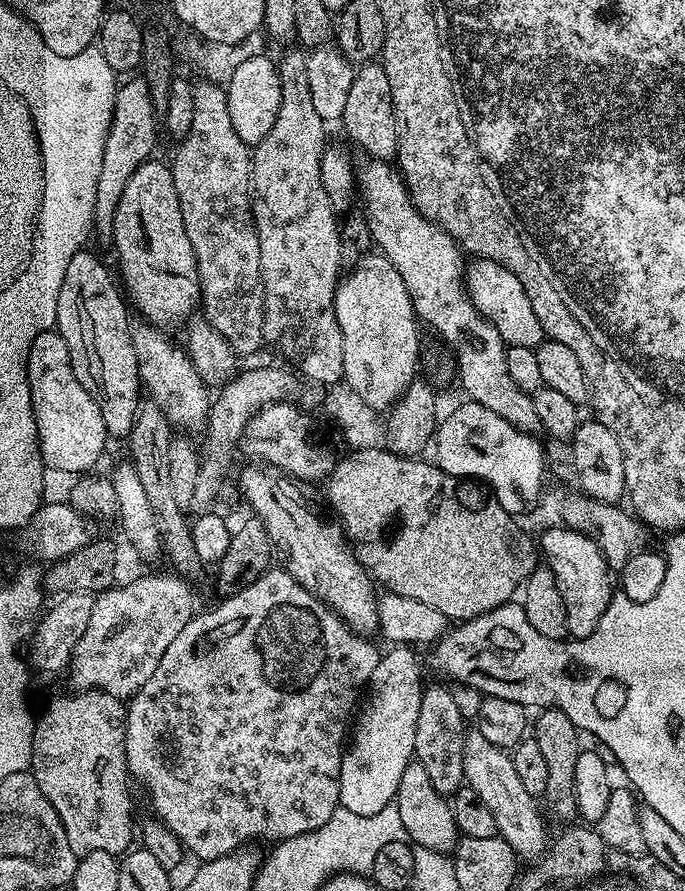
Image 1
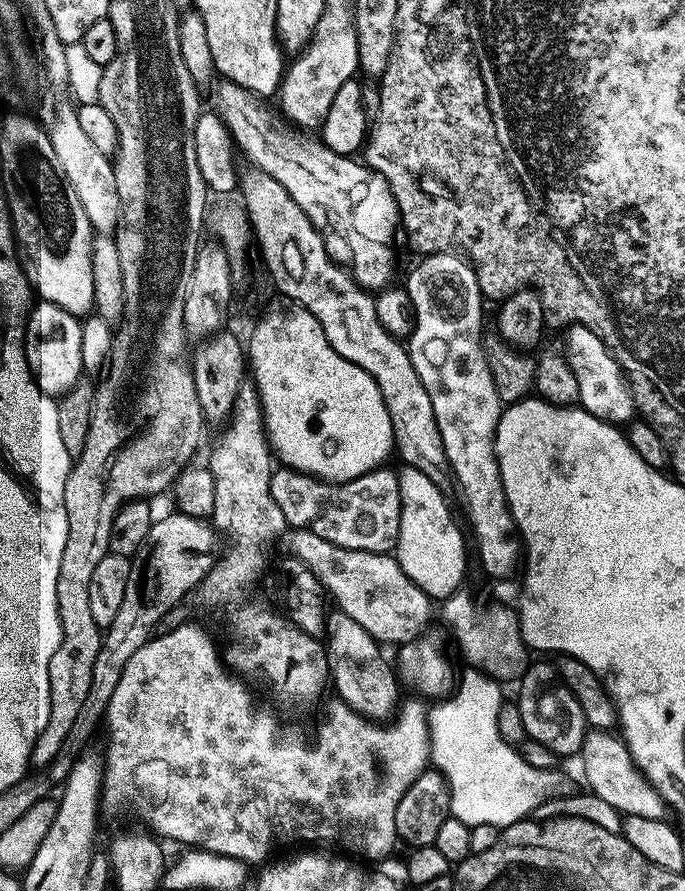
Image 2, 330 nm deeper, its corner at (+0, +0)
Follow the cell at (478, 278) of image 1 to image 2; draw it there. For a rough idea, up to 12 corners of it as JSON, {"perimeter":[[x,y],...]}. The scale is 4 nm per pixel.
{"perimeter":[[586,326],[567,328],[562,355],[579,407],[627,425],[636,401],[619,362]]}

